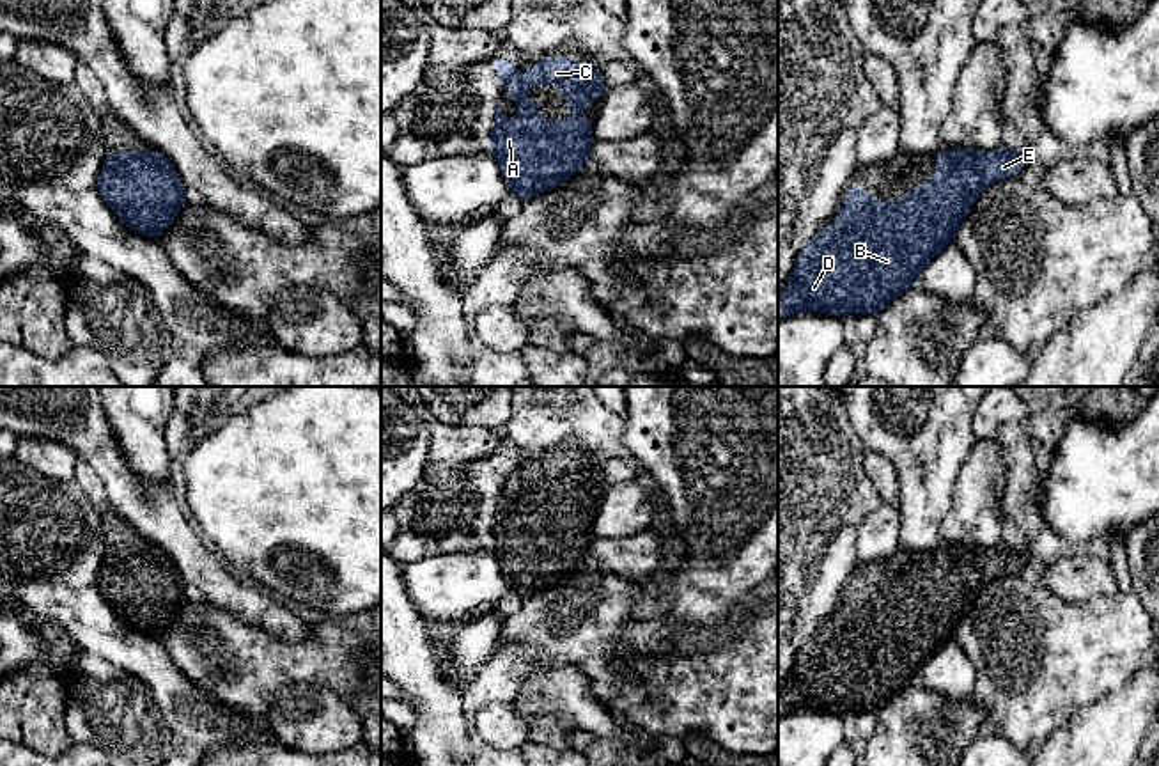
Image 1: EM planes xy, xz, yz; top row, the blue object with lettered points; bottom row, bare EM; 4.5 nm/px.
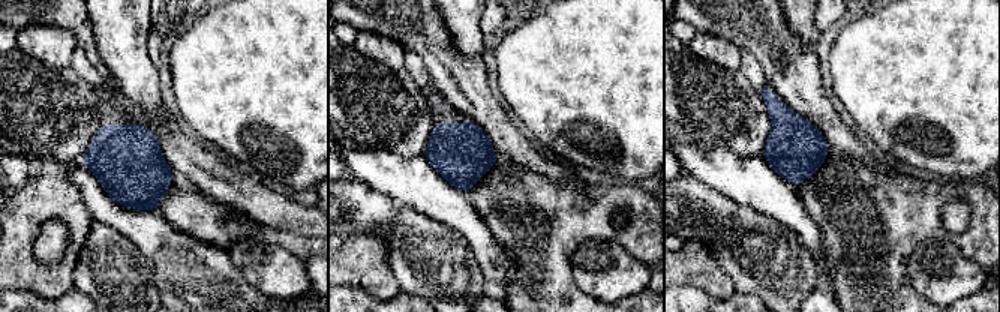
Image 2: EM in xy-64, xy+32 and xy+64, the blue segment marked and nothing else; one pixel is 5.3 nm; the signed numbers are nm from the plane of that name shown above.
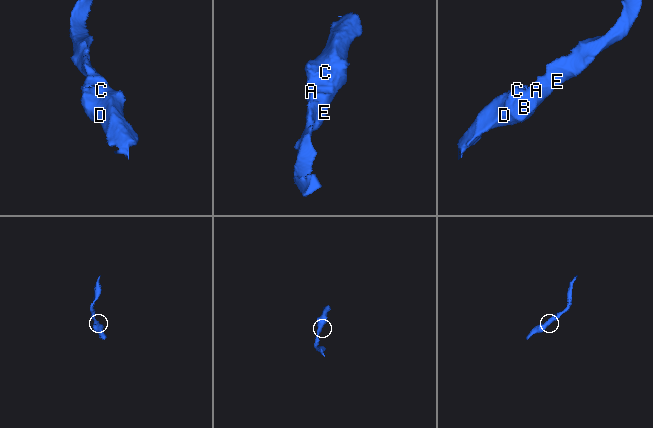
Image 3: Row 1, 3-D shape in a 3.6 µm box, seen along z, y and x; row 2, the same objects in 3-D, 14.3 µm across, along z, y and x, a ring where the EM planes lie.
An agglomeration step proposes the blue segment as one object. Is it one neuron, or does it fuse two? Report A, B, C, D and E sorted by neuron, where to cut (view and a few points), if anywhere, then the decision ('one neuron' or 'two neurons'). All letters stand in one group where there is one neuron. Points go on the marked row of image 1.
A B C D E | no cut | one neuron

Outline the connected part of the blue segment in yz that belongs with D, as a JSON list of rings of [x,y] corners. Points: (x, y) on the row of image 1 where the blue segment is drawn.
[[[1003,145],[996,151],[948,149],[937,151],[936,154],[934,181],[911,183],[907,200],[872,200],[868,193],[861,190],[860,183],[854,181],[849,186],[842,195],[838,216],[826,229],[817,229],[812,241],[797,254],[794,270],[778,296],[778,319],[796,312],[821,312],[838,319],[847,314],[879,316],[891,300],[920,284],[923,268],[955,239],[964,215],[973,207],[985,188],[1017,176],[1024,165],[1031,163],[1031,156],[1026,154],[1024,149],[1008,151]]]

